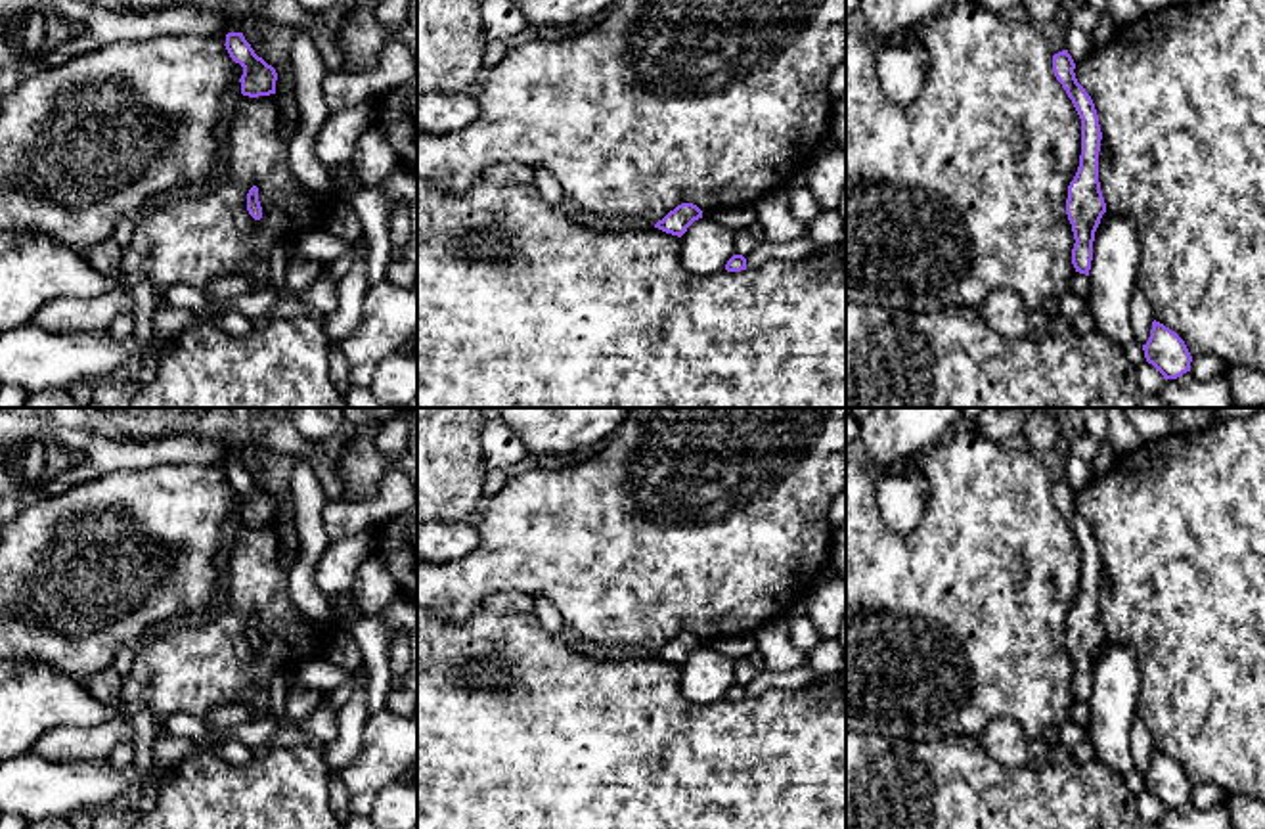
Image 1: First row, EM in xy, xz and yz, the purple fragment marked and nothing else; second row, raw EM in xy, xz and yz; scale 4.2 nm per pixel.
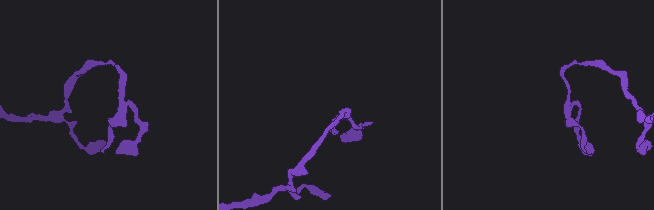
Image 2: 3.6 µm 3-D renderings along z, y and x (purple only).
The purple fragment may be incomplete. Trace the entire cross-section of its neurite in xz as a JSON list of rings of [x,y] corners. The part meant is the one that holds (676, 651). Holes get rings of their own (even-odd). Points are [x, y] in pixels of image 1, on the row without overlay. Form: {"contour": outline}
{"contour": [[[681,632],[674,639],[670,639],[662,649],[655,653],[655,657],[681,666],[687,657],[702,647],[702,639],[693,632]]]}

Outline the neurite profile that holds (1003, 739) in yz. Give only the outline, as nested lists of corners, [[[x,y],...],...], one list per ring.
[[[999,718],[986,726],[978,737],[984,751],[1007,768],[1024,768],[1033,764],[1030,751],[1032,739],[1012,718]]]

